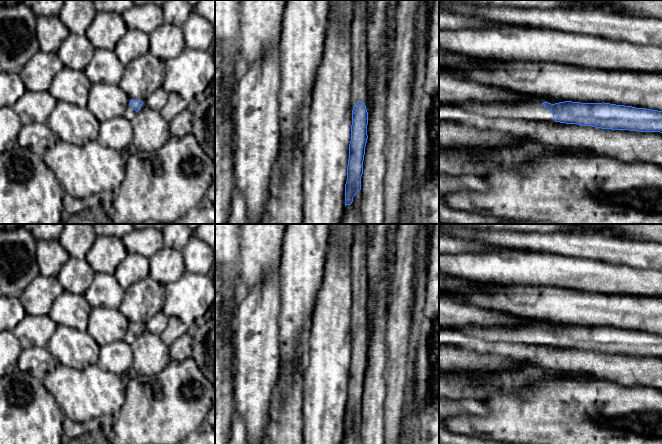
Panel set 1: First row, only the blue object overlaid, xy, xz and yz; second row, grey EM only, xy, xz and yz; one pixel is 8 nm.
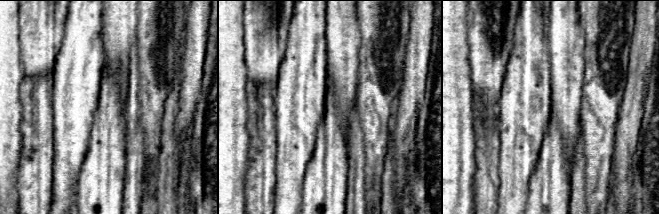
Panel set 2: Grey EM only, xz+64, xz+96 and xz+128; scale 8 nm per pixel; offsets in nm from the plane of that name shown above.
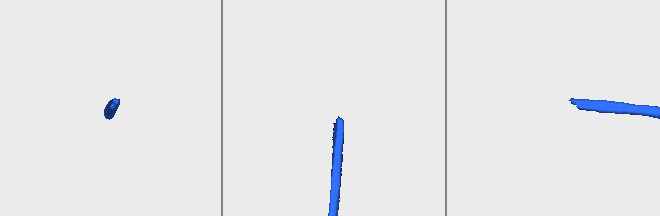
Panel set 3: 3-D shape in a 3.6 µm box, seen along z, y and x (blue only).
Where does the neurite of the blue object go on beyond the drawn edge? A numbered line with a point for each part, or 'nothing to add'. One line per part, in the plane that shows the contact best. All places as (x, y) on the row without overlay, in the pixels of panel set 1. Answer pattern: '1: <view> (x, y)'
1: yz (524, 334)

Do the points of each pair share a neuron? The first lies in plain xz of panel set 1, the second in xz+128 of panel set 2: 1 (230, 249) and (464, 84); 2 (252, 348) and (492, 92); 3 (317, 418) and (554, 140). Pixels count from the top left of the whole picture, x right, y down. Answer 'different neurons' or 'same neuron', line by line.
1: same neuron
2: different neurons
3: same neuron

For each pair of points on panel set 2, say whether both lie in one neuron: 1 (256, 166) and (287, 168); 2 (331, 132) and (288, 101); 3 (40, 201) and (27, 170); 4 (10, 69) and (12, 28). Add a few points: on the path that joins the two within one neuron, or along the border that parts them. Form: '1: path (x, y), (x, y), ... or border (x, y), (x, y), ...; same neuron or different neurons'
1: border (277, 144), (275, 191); different neurons
2: border (325, 101), (322, 121), (317, 130), (314, 147); different neurons
3: path (35, 193), (35, 178); same neuron
4: path (10, 59), (10, 38); same neuron

